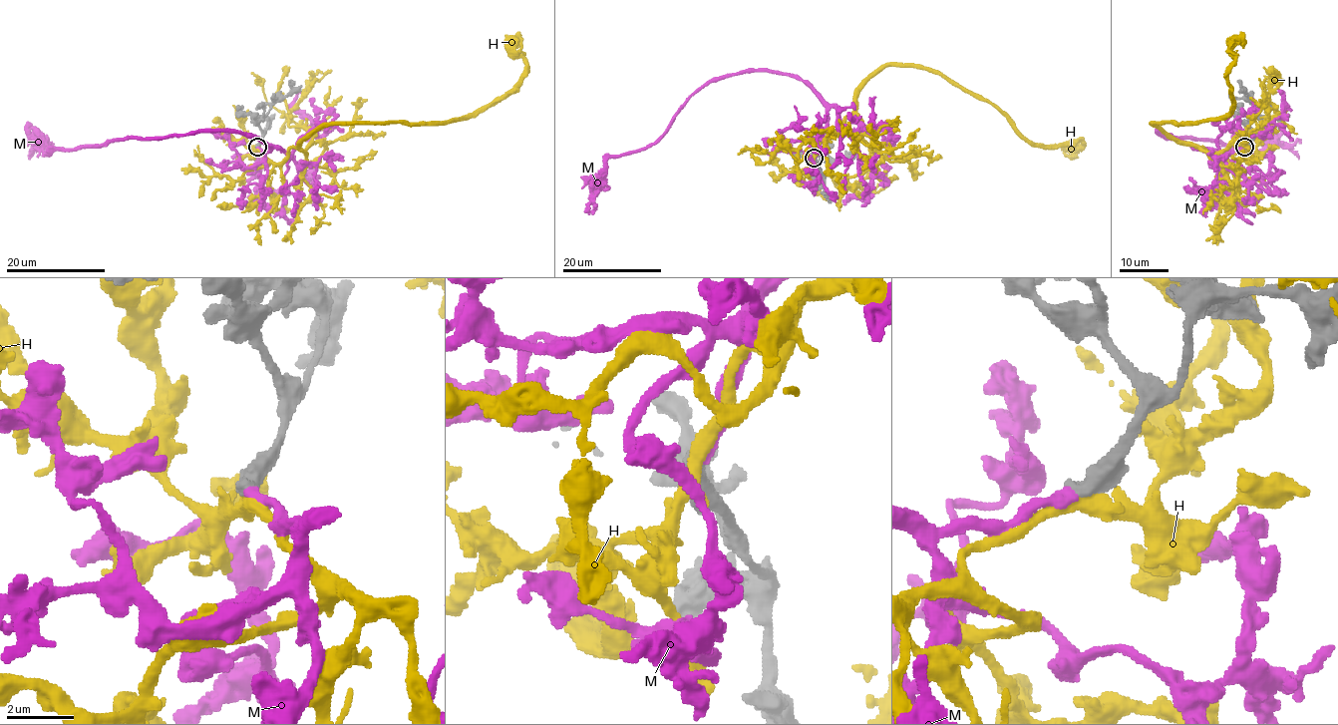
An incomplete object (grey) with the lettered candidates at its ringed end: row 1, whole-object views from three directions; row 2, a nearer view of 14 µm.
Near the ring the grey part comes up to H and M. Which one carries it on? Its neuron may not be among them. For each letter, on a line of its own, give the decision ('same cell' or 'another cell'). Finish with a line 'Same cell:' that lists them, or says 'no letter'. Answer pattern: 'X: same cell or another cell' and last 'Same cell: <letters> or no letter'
H: another cell
M: same cell
Same cell: M

